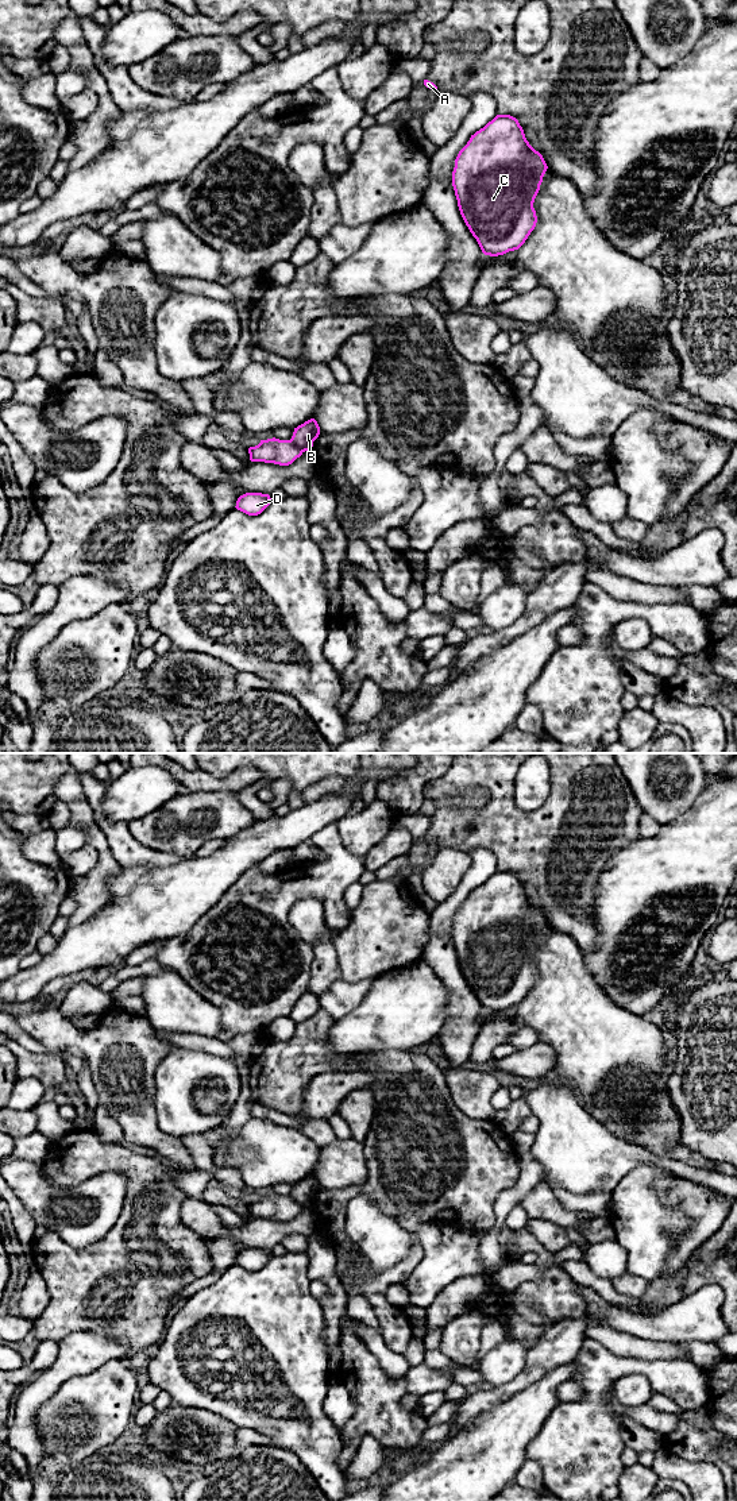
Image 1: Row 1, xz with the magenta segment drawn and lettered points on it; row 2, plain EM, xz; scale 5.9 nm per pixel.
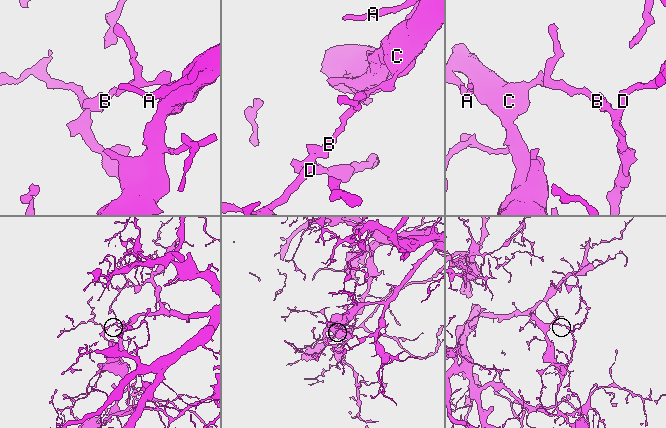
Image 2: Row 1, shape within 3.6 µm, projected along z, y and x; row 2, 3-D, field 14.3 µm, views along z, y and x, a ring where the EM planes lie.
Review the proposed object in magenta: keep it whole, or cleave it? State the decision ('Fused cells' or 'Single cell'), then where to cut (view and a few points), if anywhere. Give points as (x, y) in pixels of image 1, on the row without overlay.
Fused cells. Split along xz (289, 1196), (304, 1207)

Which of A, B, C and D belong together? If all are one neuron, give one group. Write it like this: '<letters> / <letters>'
A B C / D

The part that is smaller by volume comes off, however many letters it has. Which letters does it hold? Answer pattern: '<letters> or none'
D

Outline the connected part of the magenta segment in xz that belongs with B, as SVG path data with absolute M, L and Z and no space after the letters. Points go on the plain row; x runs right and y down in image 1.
M310 1174L294 1184L290 1197L305 1208L312 1205L313 1197L319 1193L319 1191L320 1182L315 1174Z

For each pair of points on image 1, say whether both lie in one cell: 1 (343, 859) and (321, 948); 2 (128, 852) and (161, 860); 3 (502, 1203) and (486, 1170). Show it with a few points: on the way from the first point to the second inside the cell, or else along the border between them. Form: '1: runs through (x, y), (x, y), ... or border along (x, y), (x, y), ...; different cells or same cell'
1: border along (312, 946), (312, 972), (309, 977); different cells
2: runs through (137, 855), (153, 857); same cell
3: border along (519, 1170), (516, 1183), (505, 1189), (494, 1203); different cells

